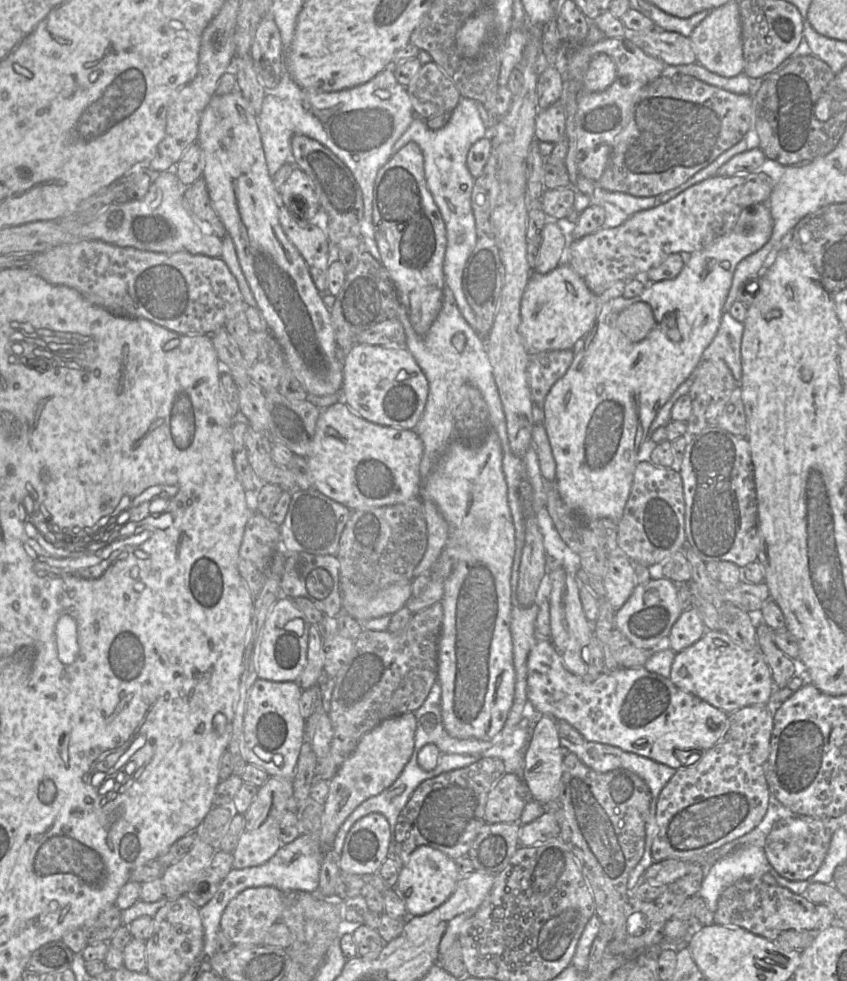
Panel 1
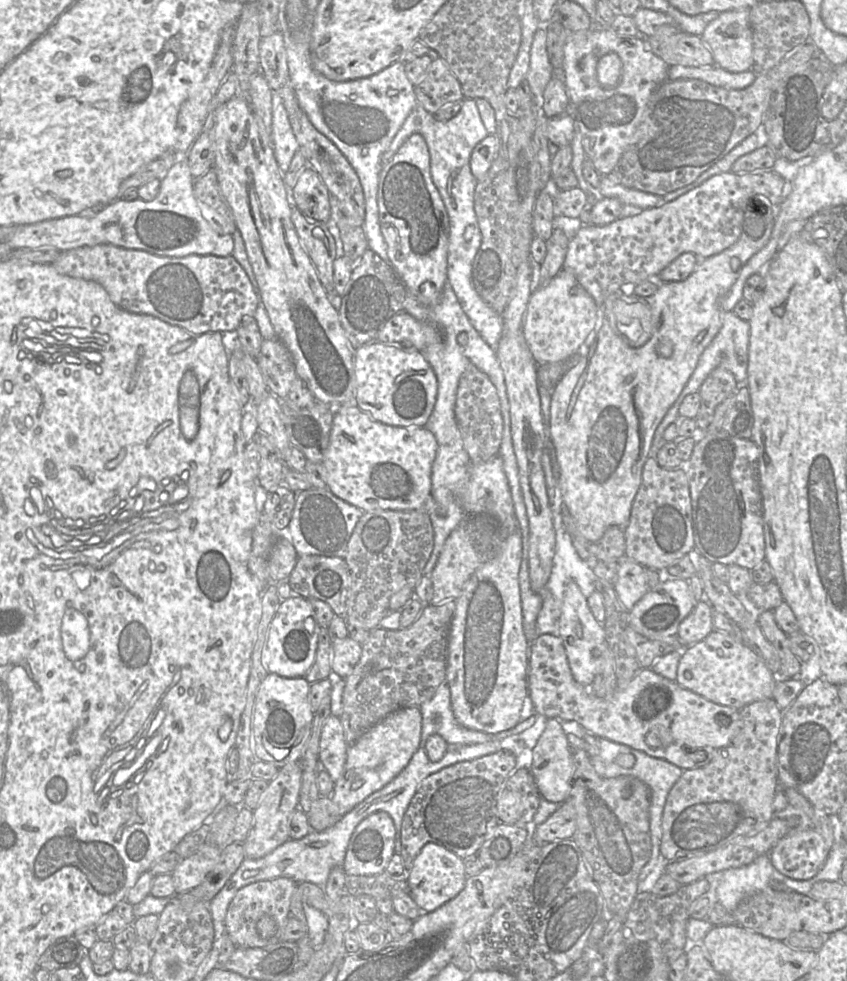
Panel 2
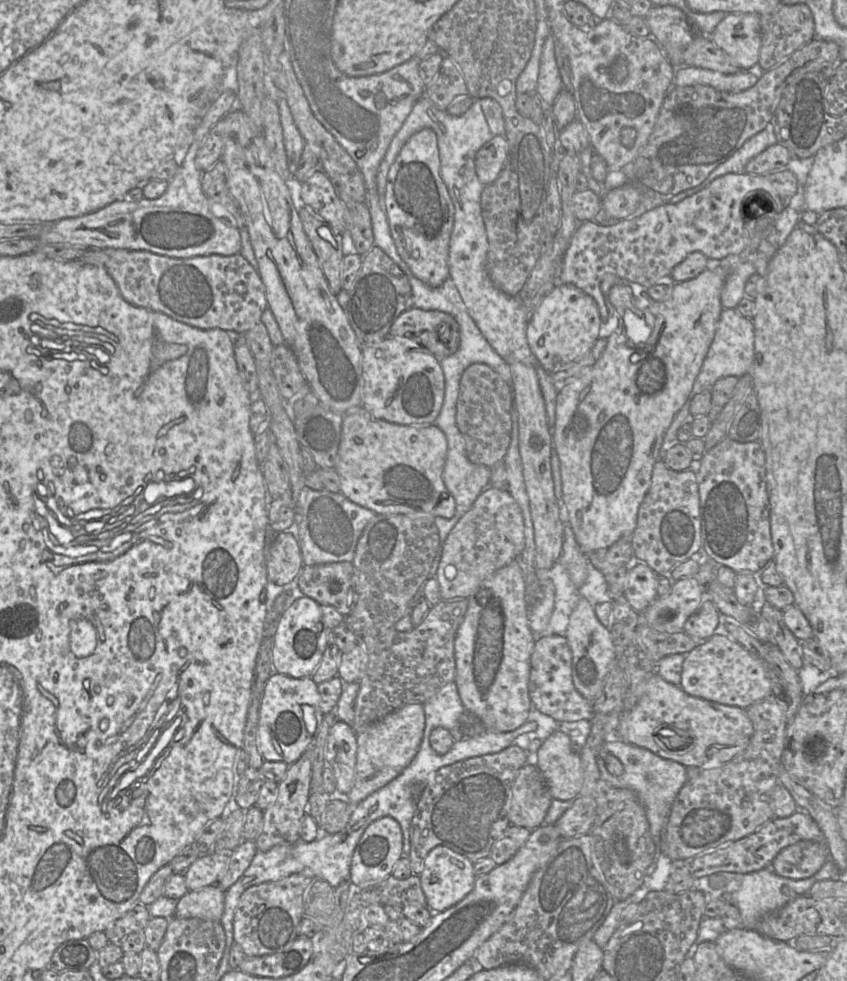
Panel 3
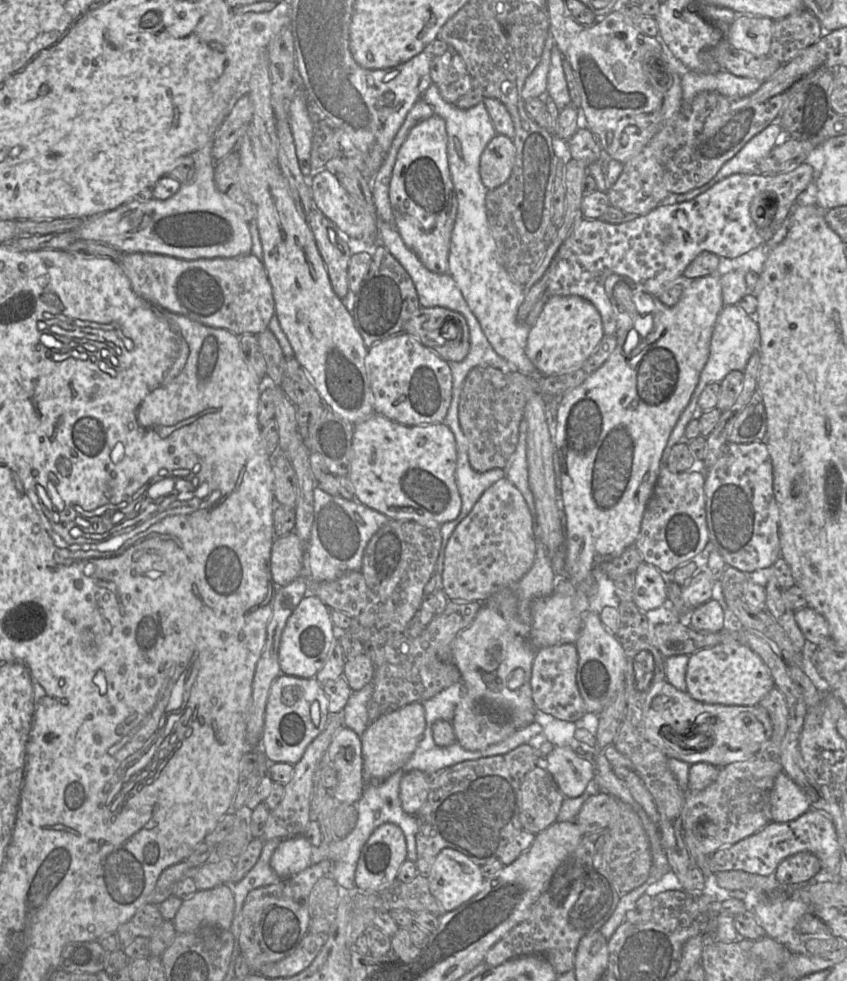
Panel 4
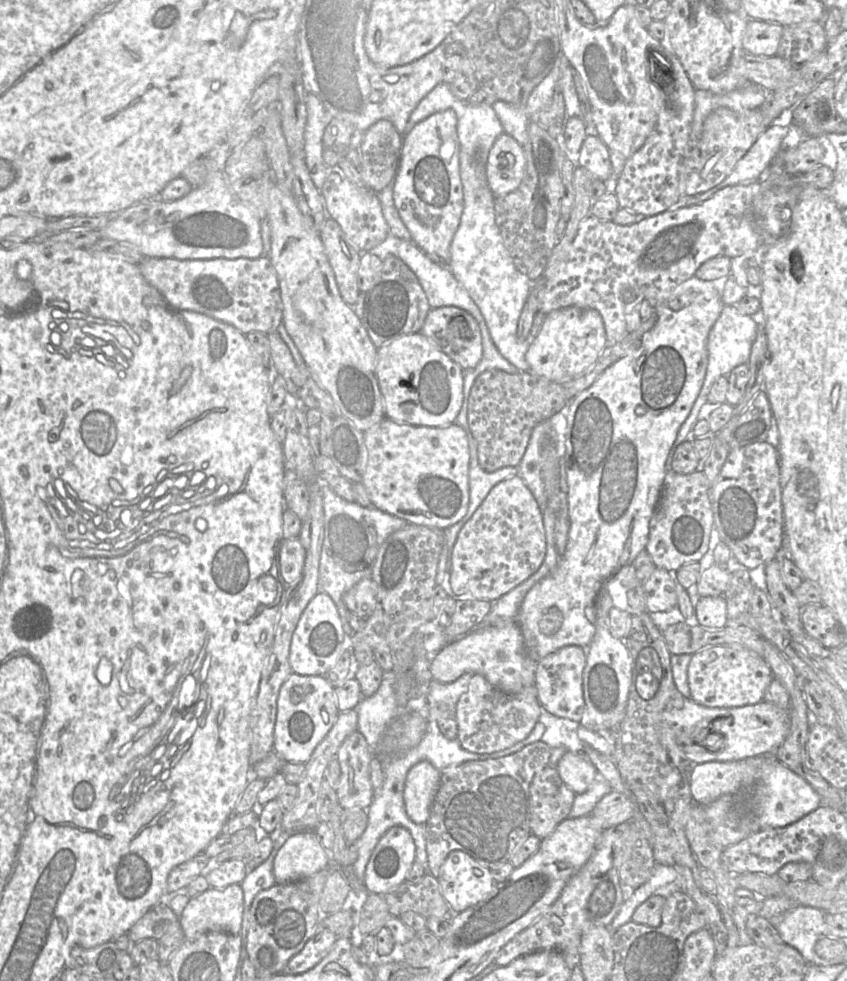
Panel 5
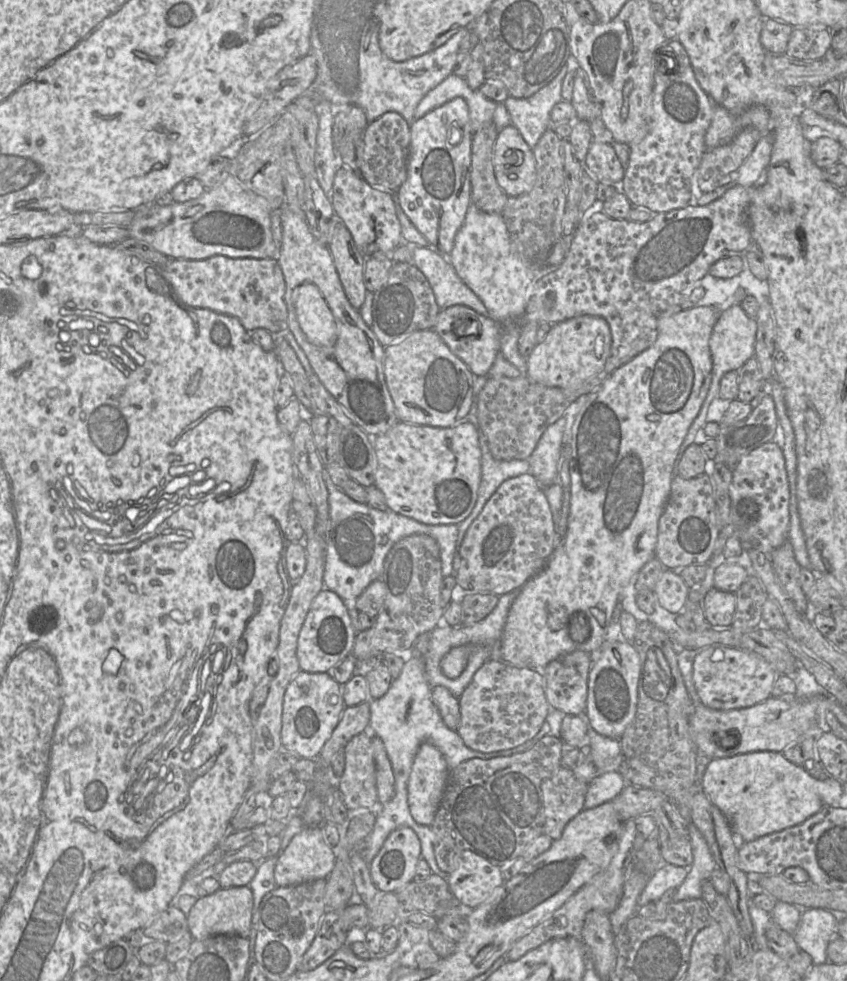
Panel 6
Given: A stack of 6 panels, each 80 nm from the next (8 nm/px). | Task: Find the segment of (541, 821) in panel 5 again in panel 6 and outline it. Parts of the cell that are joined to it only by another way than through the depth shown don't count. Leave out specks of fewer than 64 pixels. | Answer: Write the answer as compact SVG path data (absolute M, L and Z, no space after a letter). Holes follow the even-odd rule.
M564 767L542 782L545 835L553 840L562 836L568 822L584 810L588 786L574 775L572 769Z

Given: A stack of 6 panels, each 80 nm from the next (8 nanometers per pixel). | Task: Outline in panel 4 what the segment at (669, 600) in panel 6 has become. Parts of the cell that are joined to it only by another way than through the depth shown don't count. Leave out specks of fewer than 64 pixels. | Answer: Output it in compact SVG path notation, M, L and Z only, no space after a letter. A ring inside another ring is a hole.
M643 562L636 569L634 580L633 602L638 609L645 612L666 603L665 575L655 566Z

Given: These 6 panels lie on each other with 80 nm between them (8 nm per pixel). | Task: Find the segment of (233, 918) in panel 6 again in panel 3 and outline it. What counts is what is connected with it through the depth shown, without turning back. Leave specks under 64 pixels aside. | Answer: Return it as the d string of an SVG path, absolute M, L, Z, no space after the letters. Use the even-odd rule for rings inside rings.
M214 884L190 890L177 901L175 916L180 919L220 921L224 911L224 898L225 891Z

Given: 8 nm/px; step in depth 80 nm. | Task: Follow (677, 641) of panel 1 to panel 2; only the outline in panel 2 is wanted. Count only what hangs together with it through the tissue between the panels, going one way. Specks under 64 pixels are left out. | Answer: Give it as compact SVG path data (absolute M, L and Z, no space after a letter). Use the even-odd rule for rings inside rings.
M703 599L697 602L690 614L682 620L677 637L684 647L689 647L702 641L713 630L712 606Z

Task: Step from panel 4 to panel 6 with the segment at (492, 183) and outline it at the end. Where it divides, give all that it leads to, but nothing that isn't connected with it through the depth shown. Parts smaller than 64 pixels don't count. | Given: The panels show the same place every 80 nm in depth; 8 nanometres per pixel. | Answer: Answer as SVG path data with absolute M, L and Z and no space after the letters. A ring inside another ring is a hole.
M512 124L499 131L492 163L498 185L509 196L529 192L536 181L536 161L532 149Z

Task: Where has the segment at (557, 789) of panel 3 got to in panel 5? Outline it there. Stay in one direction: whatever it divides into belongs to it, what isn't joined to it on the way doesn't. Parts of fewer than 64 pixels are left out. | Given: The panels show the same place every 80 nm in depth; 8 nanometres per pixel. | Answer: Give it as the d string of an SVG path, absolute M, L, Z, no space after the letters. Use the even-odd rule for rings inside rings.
M566 751L556 766L563 782L576 794L585 792L597 779L598 771L588 760Z

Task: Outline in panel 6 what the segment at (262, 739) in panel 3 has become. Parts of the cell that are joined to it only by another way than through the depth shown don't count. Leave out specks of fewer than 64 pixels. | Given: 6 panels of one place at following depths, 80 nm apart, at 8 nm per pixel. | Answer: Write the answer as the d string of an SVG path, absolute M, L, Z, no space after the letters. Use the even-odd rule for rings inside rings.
M300 671L288 684L282 709L281 741L284 750L293 752L299 758L316 759L326 741L332 735L345 709L342 685L329 673L310 673Z

